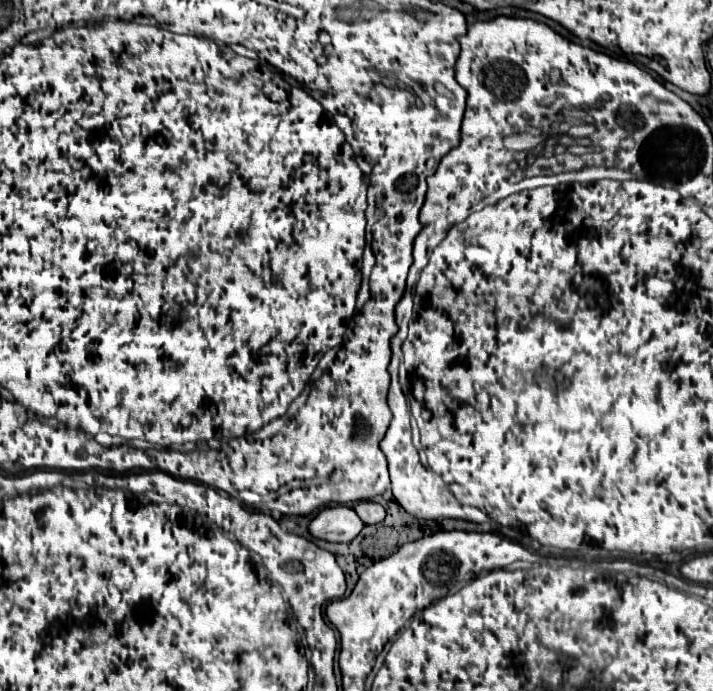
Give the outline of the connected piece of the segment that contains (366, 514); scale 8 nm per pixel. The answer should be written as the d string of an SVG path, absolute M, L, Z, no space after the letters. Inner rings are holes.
M358 502L354 506L354 512L360 516L364 524L378 524L386 516L386 510L378 502Z

